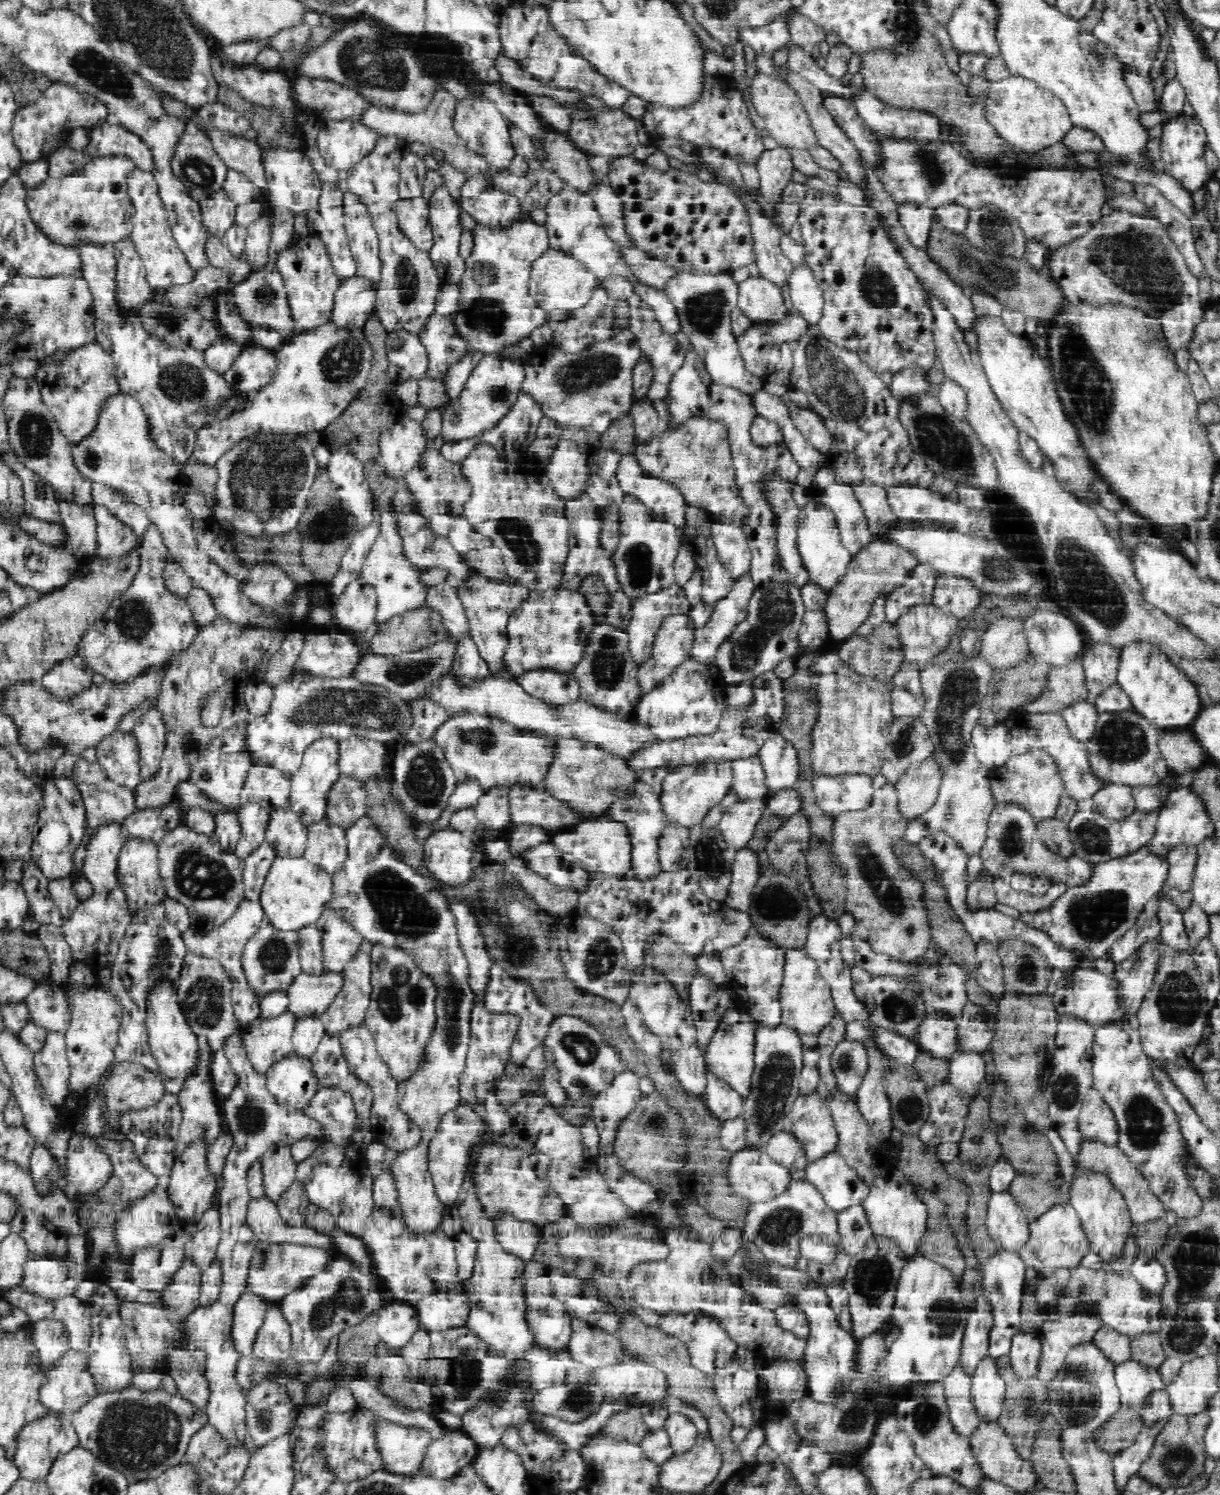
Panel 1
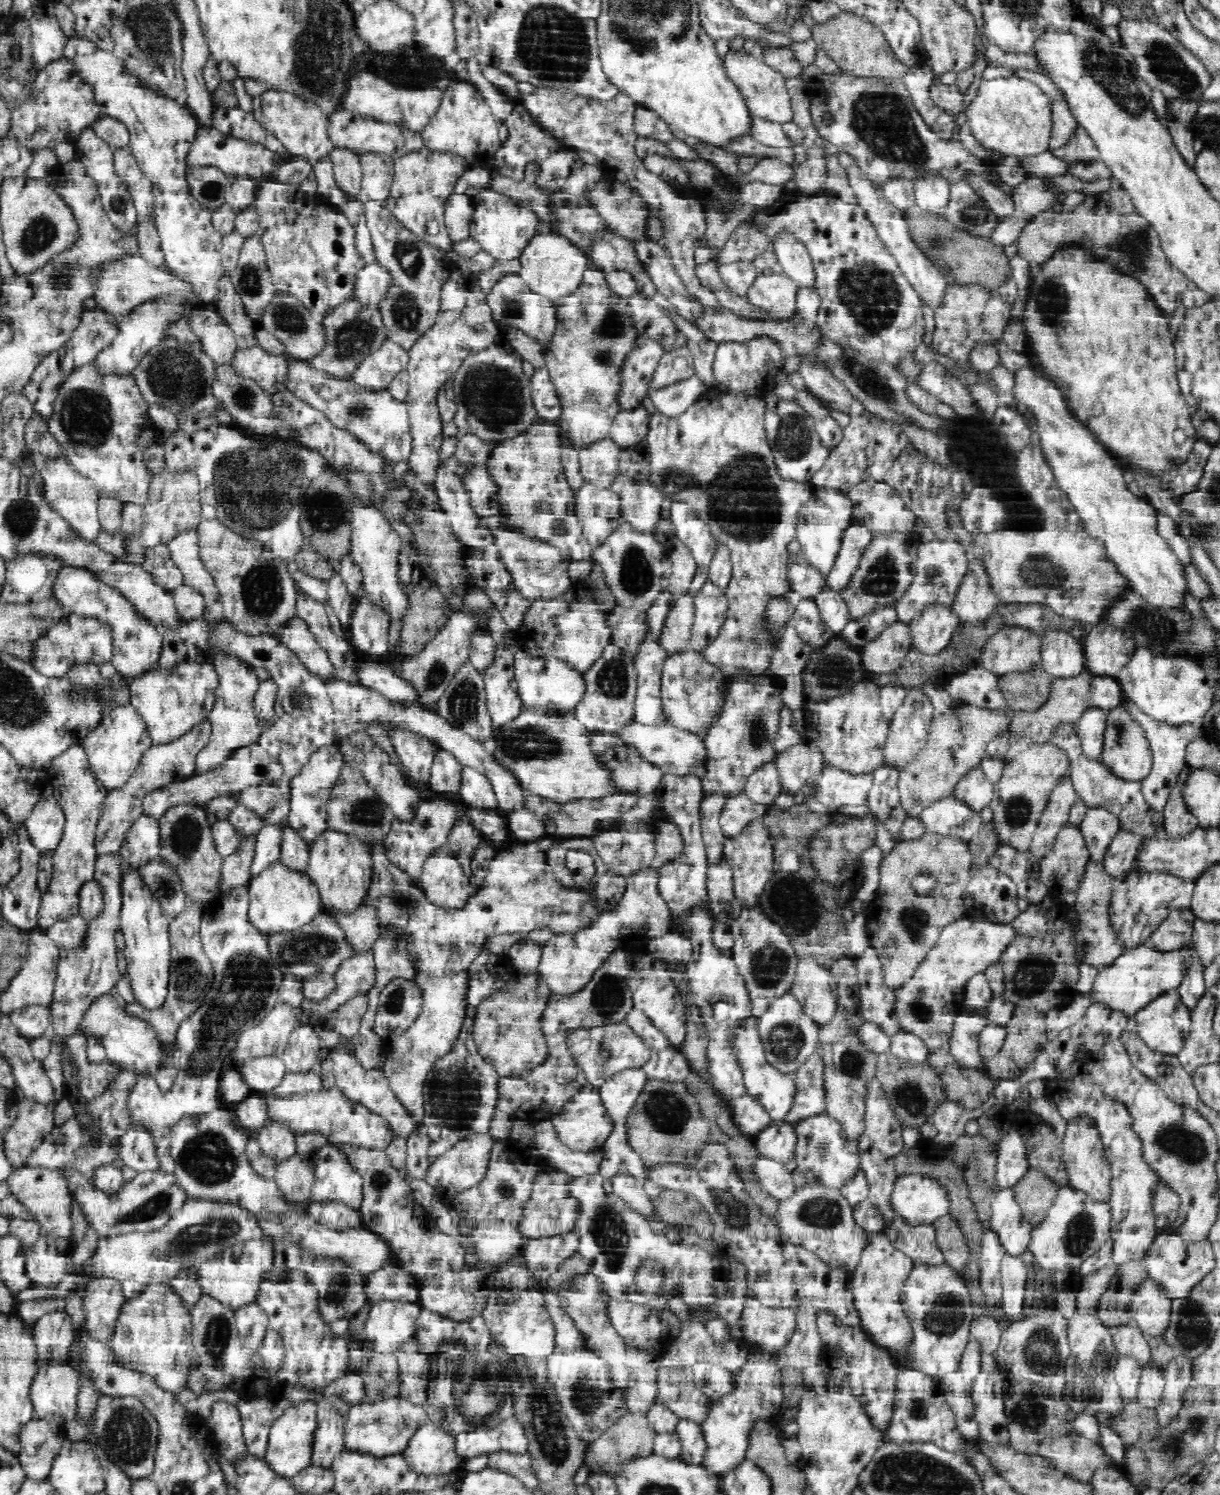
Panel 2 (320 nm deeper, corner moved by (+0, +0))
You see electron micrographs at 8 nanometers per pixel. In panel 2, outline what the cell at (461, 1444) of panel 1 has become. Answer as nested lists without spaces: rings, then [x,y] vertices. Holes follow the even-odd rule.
[[[515,1416],[502,1420],[495,1428],[478,1428],[476,1432],[460,1432],[453,1437],[455,1456],[462,1462],[498,1451],[529,1452],[524,1427]]]

